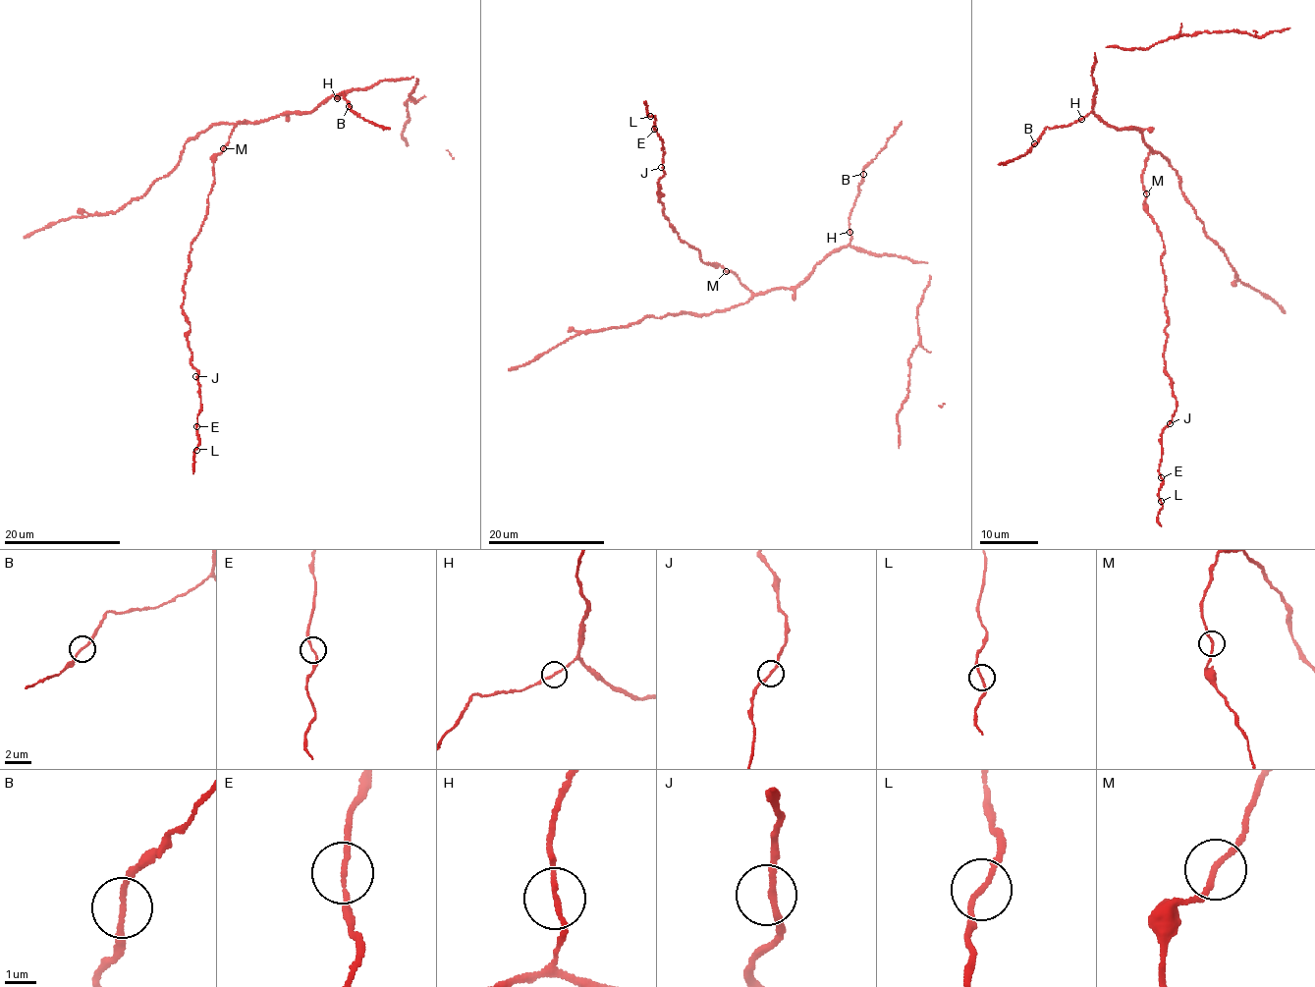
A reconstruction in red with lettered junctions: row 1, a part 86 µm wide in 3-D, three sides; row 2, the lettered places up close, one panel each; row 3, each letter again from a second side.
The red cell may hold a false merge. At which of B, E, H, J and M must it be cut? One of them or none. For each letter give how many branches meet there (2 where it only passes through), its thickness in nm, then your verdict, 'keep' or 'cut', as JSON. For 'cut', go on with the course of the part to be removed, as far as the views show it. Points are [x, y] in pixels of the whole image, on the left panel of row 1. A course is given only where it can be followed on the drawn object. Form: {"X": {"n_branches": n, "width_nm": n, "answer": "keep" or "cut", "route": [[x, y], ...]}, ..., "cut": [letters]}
{"B": {"n_branches": 2, "width_nm": 160, "answer": "keep"}, "E": {"n_branches": 2, "width_nm": 150, "answer": "cut", "route": [[196, 426], [198, 446], [194, 452], [193, 473]]}, "H": {"n_branches": 2, "width_nm": 150, "answer": "keep"}, "J": {"n_branches": 2, "width_nm": 160, "answer": "keep"}, "M": {"n_branches": 2, "width_nm": 180, "answer": "keep"}, "cut": ["E"]}

